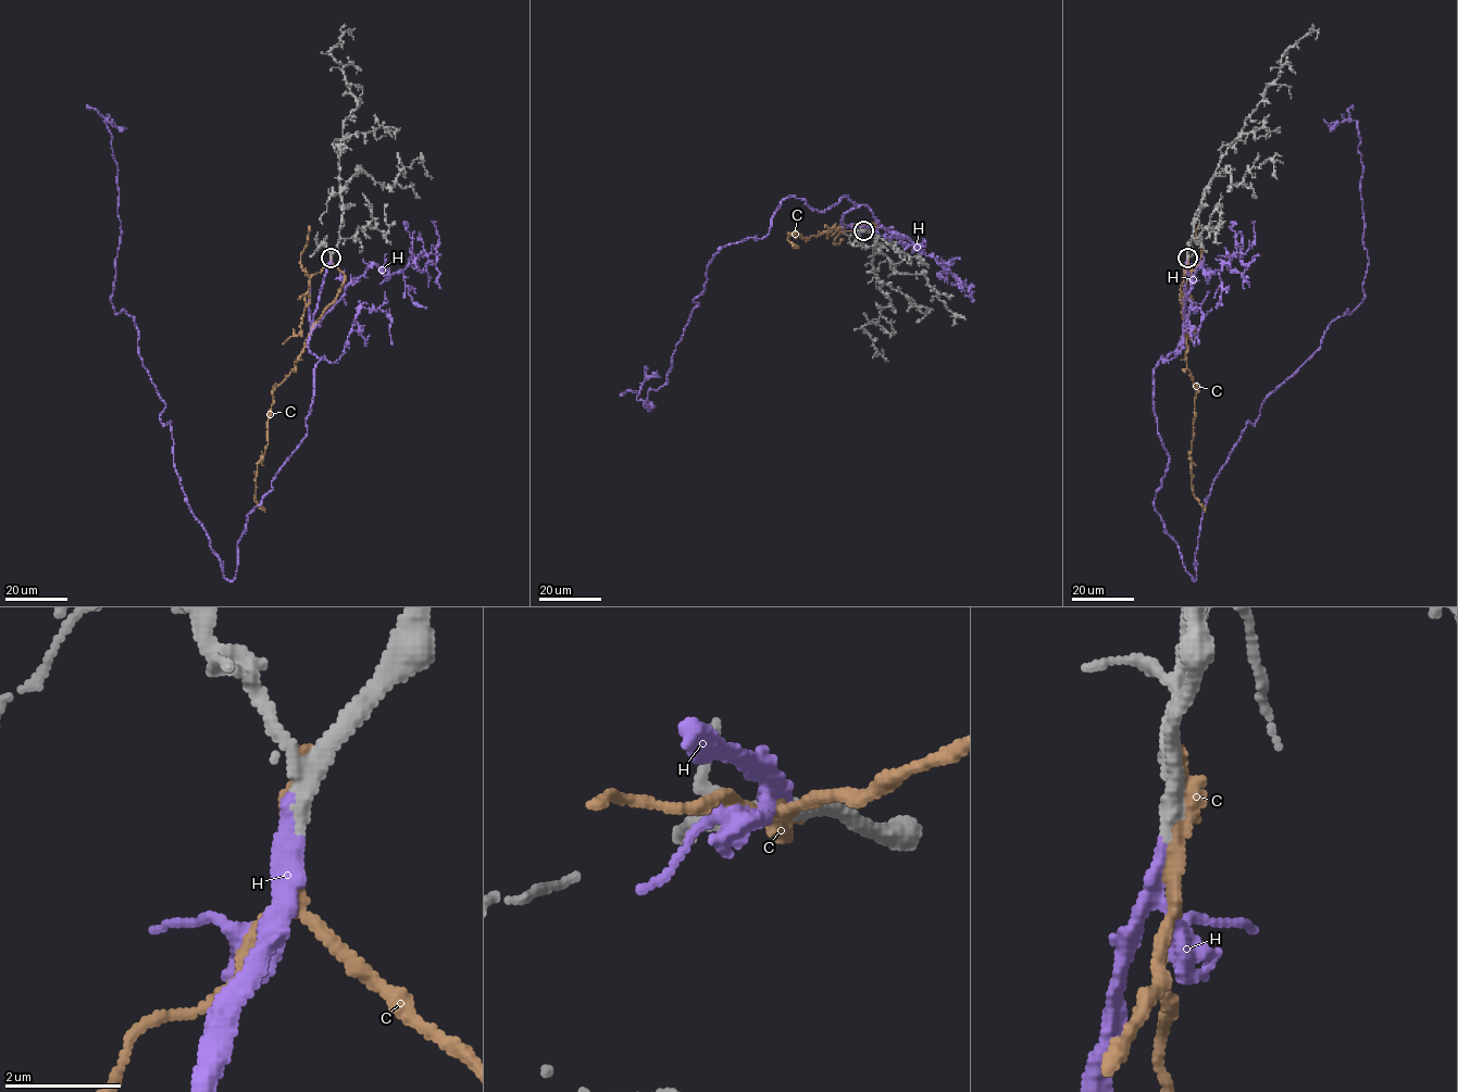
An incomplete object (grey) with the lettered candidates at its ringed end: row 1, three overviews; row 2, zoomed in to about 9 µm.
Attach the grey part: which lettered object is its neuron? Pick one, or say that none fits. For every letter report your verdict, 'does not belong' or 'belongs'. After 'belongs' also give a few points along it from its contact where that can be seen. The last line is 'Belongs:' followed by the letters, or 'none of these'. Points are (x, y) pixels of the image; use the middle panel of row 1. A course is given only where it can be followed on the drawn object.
C: does not belong
H: belongs; course (863, 230), (847, 196), (787, 196), (708, 263), (648, 411), (659, 377)
Belongs: H

